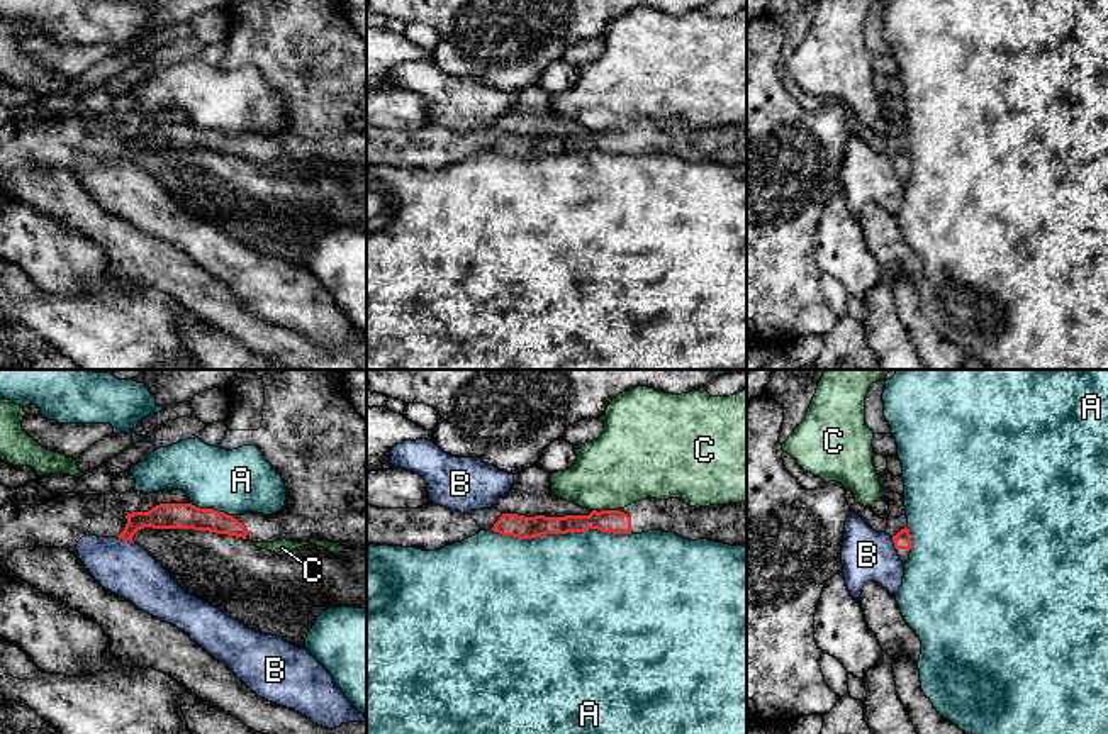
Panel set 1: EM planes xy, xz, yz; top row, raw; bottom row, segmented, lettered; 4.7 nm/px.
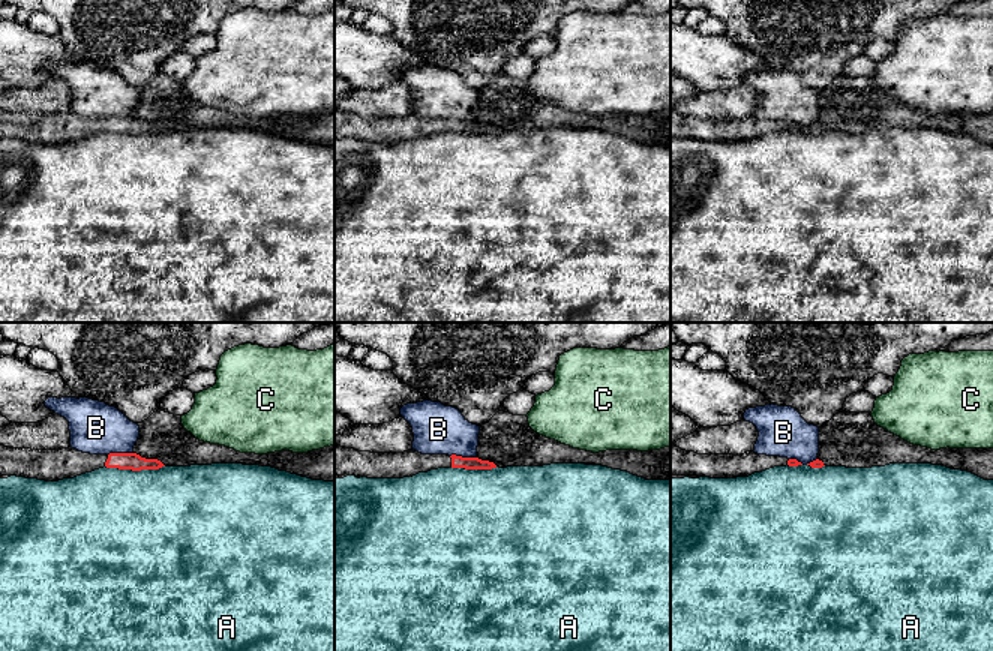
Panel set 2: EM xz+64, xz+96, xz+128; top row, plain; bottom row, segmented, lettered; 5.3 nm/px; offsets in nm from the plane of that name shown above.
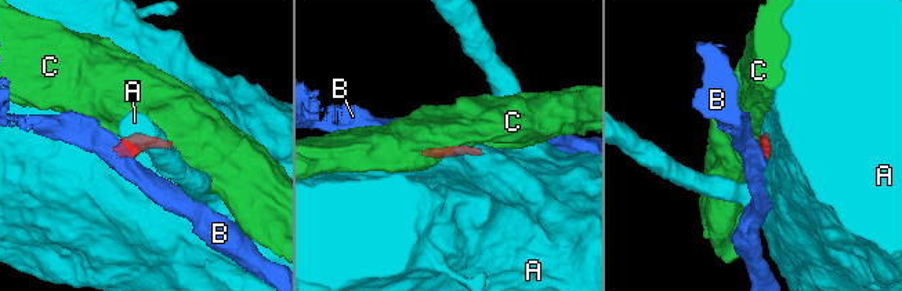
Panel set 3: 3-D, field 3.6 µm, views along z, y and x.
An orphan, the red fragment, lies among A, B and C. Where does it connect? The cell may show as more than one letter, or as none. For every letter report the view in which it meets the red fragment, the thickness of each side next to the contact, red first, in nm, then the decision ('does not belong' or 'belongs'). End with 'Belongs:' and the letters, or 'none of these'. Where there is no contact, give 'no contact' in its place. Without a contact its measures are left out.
A: xz | 110/500 nm | does not belong
B: xy | 130/260 nm | does not belong
C: xz | 110/360 nm | does not belong
Belongs: none of these

